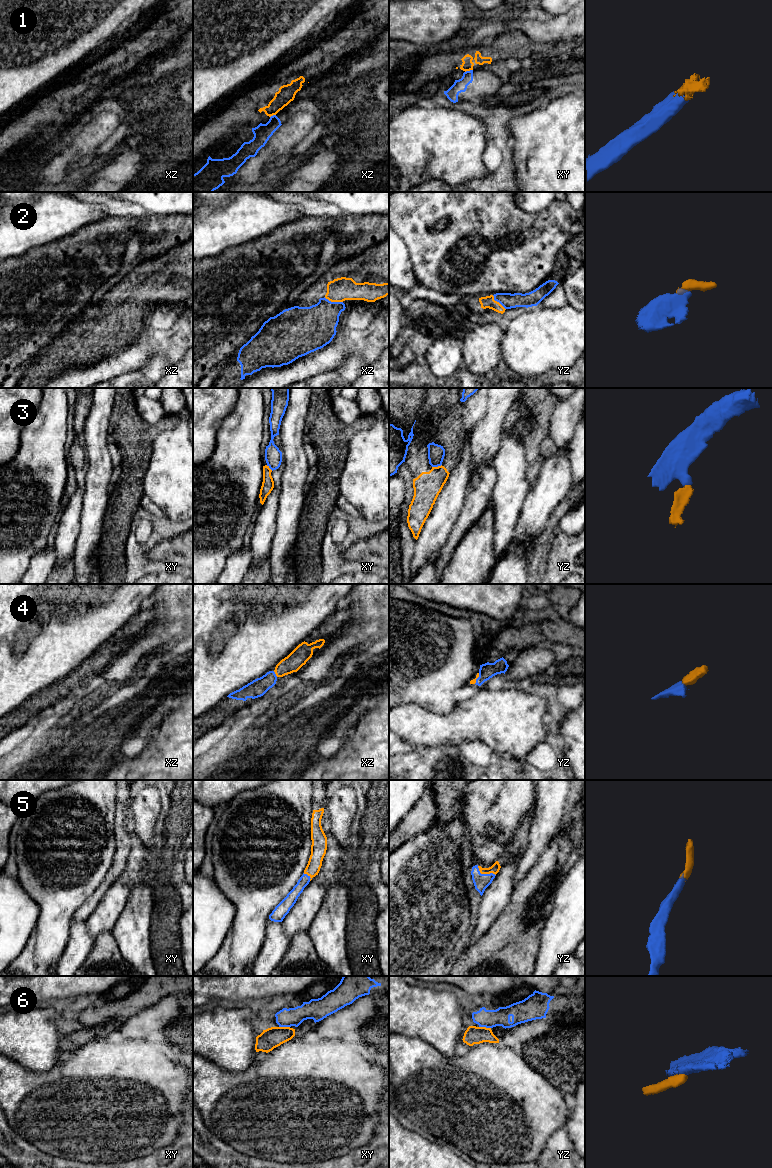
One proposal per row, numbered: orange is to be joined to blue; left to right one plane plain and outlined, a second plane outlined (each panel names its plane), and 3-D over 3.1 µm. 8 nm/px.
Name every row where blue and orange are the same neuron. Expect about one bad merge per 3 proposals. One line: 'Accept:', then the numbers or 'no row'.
Accept: 2, 4, 5

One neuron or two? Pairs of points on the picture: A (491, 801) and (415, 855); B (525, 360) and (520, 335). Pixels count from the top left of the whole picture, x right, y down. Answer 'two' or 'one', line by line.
A: two
B: one

